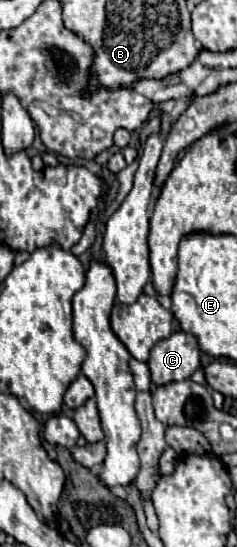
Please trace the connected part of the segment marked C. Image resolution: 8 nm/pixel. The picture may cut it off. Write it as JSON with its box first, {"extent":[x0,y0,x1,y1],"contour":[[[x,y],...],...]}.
{"extent":[148,331,200,385],"contour":[[[176,331],[168,339],[158,341],[150,351],[148,367],[154,385],[168,385],[188,379],[200,367],[200,347],[196,337]]]}

